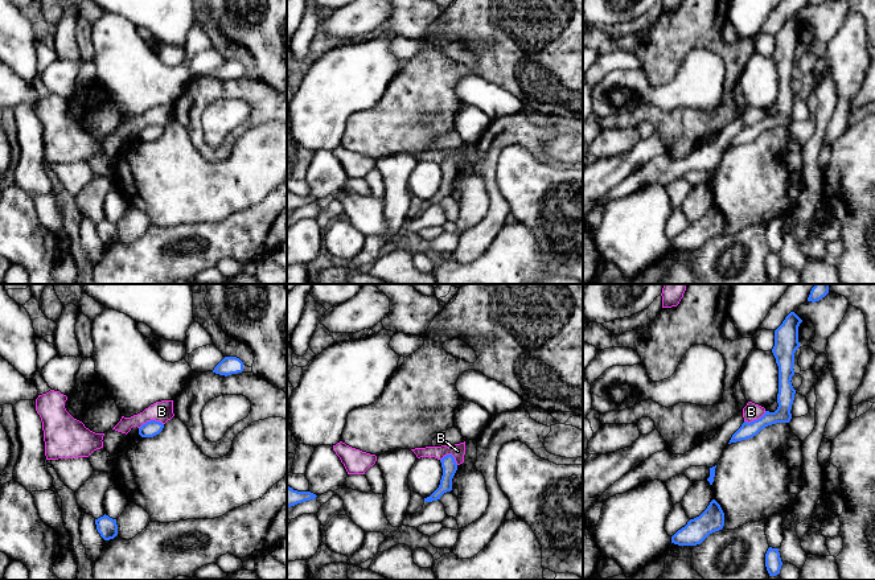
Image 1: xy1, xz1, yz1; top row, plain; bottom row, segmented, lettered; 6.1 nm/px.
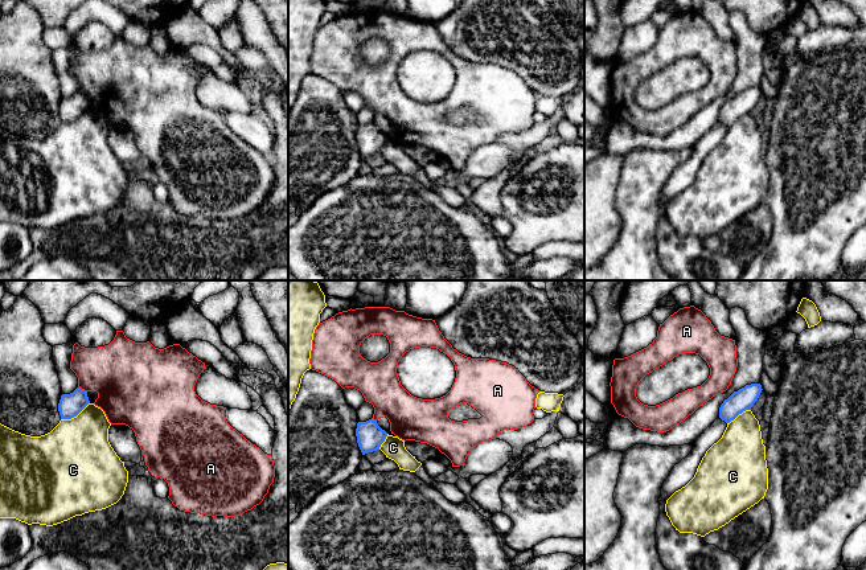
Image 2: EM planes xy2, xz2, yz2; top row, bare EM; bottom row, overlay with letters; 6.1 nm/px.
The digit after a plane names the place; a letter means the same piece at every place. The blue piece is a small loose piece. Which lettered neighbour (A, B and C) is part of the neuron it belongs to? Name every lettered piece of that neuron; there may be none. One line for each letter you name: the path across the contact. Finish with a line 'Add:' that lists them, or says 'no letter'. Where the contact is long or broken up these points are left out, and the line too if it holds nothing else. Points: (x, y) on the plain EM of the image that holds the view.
Add: C

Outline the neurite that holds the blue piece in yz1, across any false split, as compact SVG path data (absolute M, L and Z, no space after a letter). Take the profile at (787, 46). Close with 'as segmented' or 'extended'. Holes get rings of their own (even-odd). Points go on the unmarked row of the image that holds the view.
M790 16L775 34L775 50L772 57L779 70L777 114L775 116L765 115L760 123L751 127L744 126L732 139L728 148L751 143L768 129L790 126L790 114L796 98L790 85L794 79L794 57L800 52L798 30L801 26L802 24L794 16Z; as segmented

